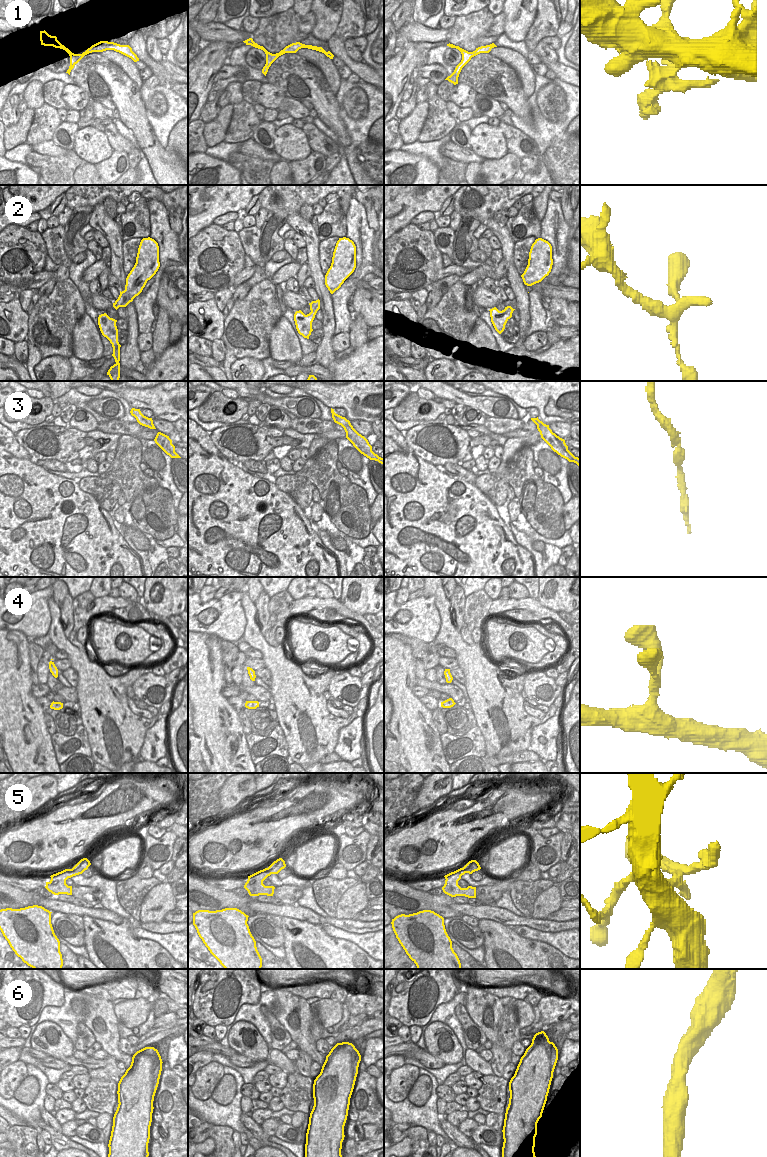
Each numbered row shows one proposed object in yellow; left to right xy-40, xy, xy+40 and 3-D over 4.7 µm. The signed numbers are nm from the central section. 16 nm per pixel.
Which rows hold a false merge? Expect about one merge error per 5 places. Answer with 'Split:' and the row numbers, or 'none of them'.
Split: none of them

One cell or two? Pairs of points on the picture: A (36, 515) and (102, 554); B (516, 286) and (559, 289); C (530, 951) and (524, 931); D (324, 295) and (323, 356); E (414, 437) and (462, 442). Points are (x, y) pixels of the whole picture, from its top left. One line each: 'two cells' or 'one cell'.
A: one cell
B: two cells
C: two cells
D: one cell
E: one cell

